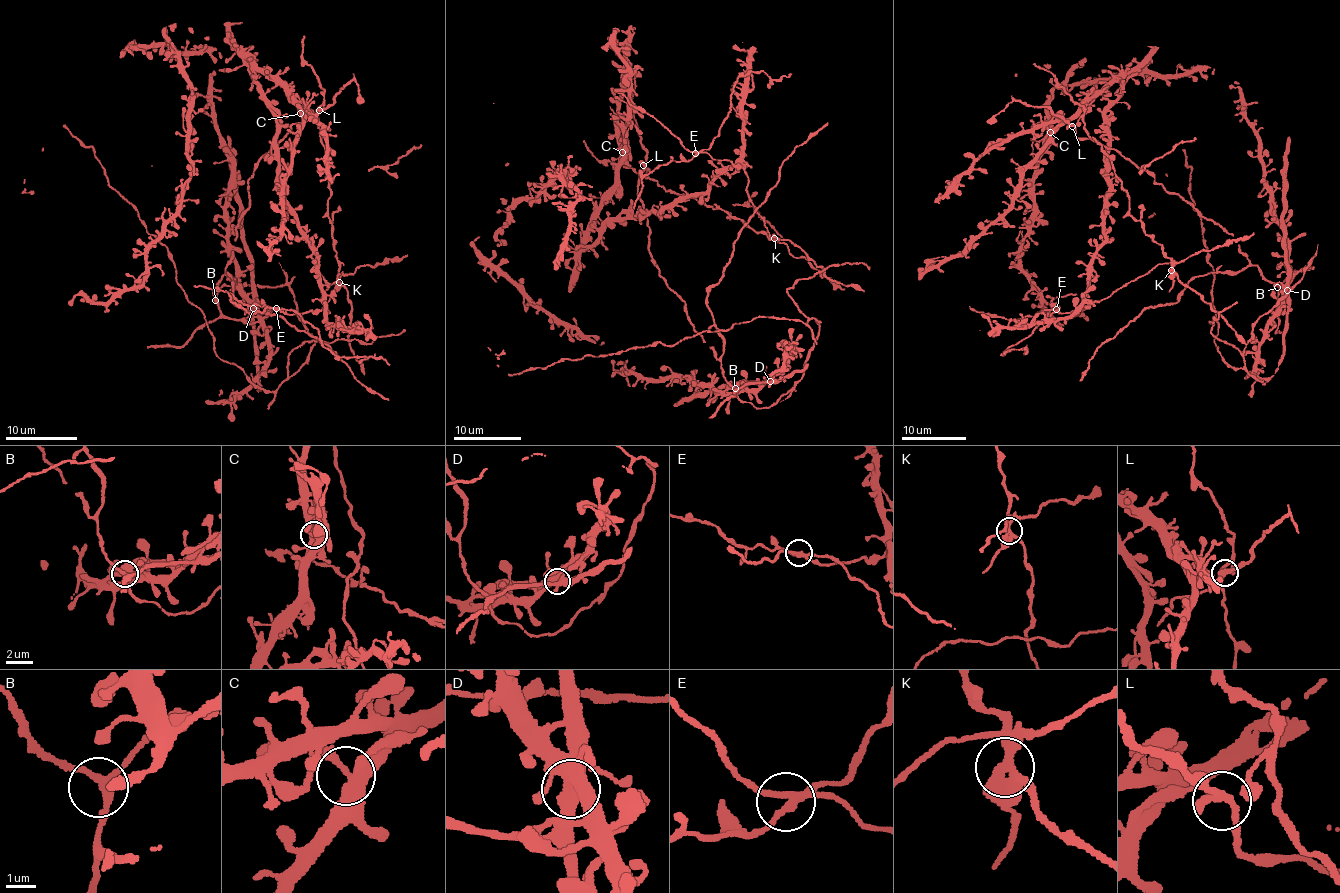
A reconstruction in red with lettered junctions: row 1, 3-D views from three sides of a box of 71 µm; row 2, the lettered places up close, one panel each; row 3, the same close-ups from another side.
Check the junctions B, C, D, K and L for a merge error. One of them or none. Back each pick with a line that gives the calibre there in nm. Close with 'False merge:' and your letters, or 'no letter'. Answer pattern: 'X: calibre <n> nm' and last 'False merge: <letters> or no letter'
K: calibre 320 nm
False merge: K

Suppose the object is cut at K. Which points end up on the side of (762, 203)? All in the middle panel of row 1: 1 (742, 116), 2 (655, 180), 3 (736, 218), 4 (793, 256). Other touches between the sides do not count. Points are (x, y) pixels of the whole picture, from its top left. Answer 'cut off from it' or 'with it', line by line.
1: with it
2: with it
3: with it
4: cut off from it

